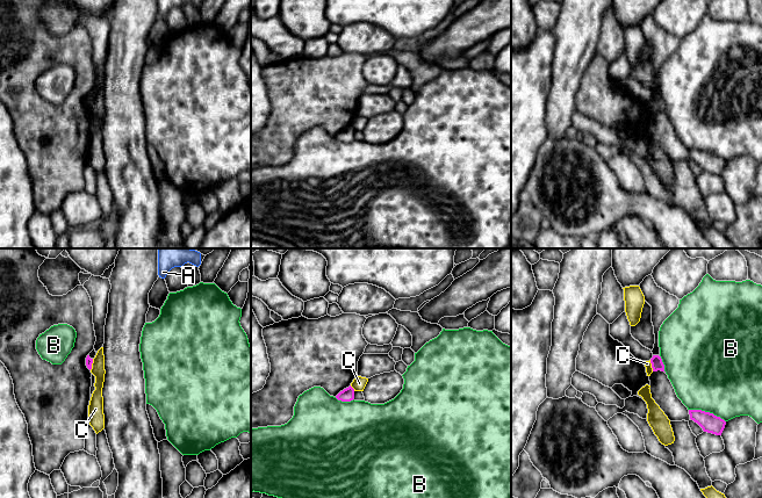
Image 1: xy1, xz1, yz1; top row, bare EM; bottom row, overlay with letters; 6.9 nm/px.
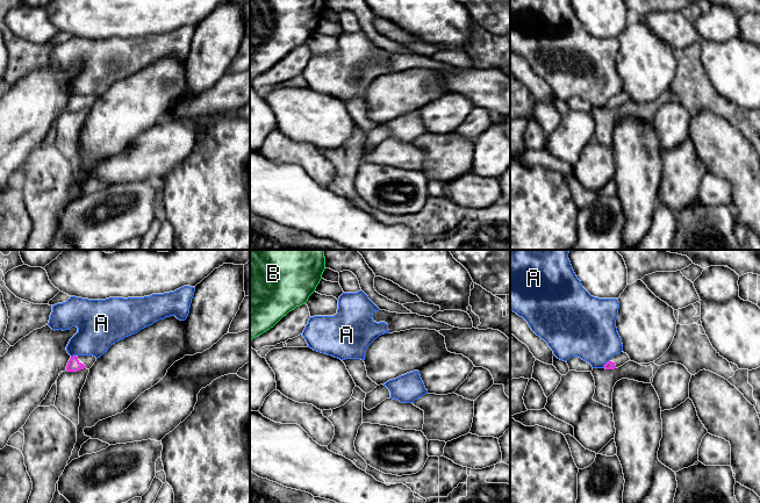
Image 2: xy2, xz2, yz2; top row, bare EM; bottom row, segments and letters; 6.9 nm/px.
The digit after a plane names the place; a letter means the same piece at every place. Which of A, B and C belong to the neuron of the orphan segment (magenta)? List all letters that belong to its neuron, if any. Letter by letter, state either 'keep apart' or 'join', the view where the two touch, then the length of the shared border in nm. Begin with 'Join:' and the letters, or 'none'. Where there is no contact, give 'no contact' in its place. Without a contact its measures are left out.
Join: none
A: keep apart | xy2 | 40 nm
B: keep apart | yz1 | 280 nm
C: keep apart | yz1 | 80 nm

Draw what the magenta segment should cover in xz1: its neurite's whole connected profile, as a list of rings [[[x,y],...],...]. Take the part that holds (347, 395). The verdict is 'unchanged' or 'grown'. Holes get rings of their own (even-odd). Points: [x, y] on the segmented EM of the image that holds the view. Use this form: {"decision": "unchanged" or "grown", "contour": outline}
{"decision": "unchanged", "contour": [[[350,385],[348,388],[340,391],[336,398],[342,402],[351,402],[354,399],[354,389]]]}

